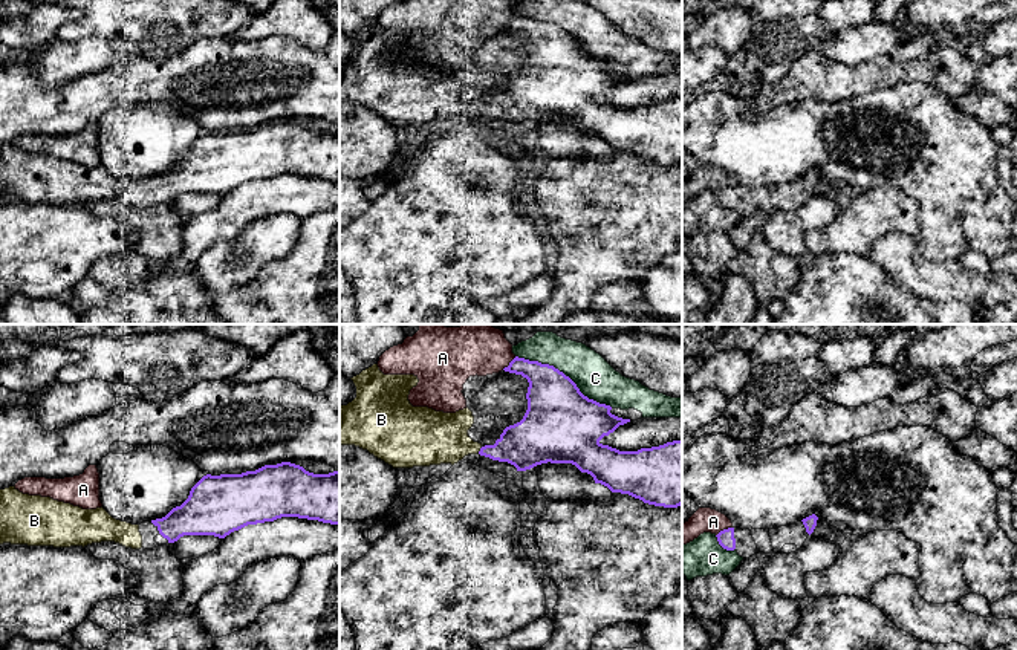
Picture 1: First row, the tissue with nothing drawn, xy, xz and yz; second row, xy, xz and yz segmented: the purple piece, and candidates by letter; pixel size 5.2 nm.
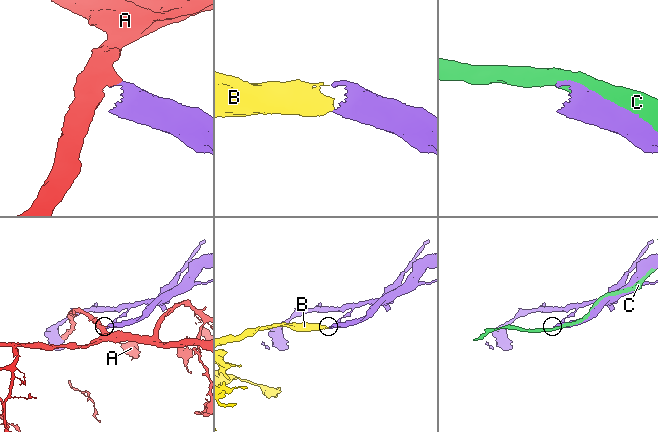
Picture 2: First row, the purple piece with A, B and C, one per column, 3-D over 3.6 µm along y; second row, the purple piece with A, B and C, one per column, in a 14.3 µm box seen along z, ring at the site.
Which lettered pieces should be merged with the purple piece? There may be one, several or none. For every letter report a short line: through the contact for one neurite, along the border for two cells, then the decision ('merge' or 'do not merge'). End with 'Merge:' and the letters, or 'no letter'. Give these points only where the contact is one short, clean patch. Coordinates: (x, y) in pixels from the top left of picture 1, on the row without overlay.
A: yz (731, 184), (716, 193) | do not merge
B: merge
C: do not merge
Merge: B

